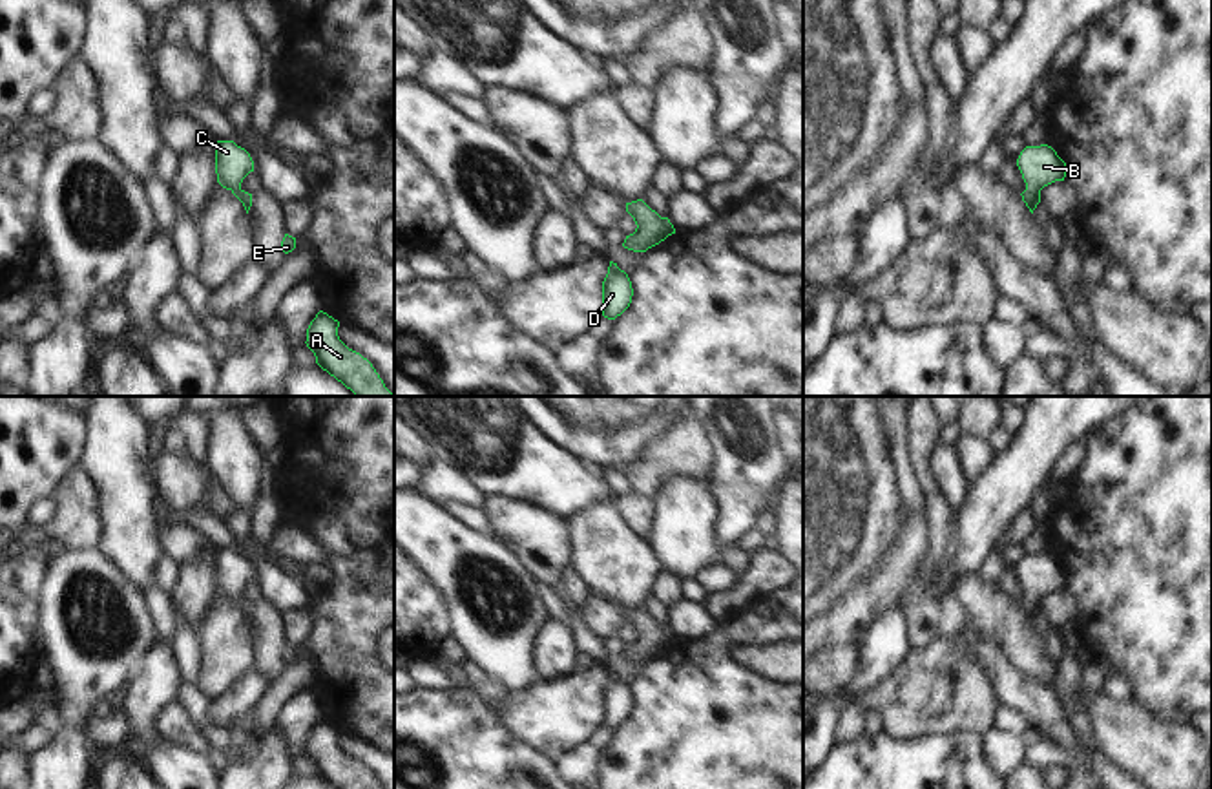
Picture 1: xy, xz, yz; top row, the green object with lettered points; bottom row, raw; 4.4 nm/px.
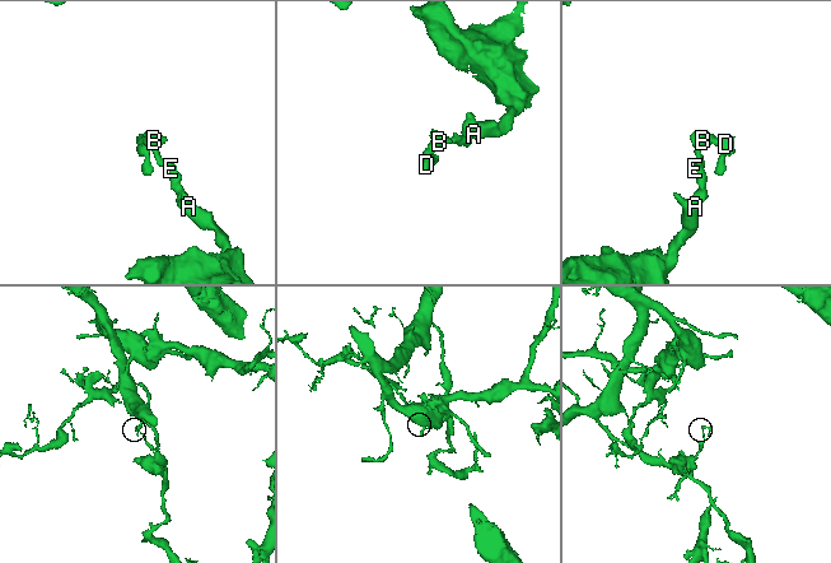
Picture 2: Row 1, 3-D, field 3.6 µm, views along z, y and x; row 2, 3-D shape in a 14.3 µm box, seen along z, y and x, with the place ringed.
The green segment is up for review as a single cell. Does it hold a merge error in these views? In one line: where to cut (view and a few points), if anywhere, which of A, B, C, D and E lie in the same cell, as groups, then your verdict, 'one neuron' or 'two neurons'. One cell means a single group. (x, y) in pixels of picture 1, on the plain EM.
no cut; A B C D E; one neuron

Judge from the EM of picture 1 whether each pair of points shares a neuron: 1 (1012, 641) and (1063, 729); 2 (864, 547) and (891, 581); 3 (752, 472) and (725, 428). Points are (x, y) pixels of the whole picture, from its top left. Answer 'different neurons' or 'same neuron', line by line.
1: different neurons
2: different neurons
3: same neuron

